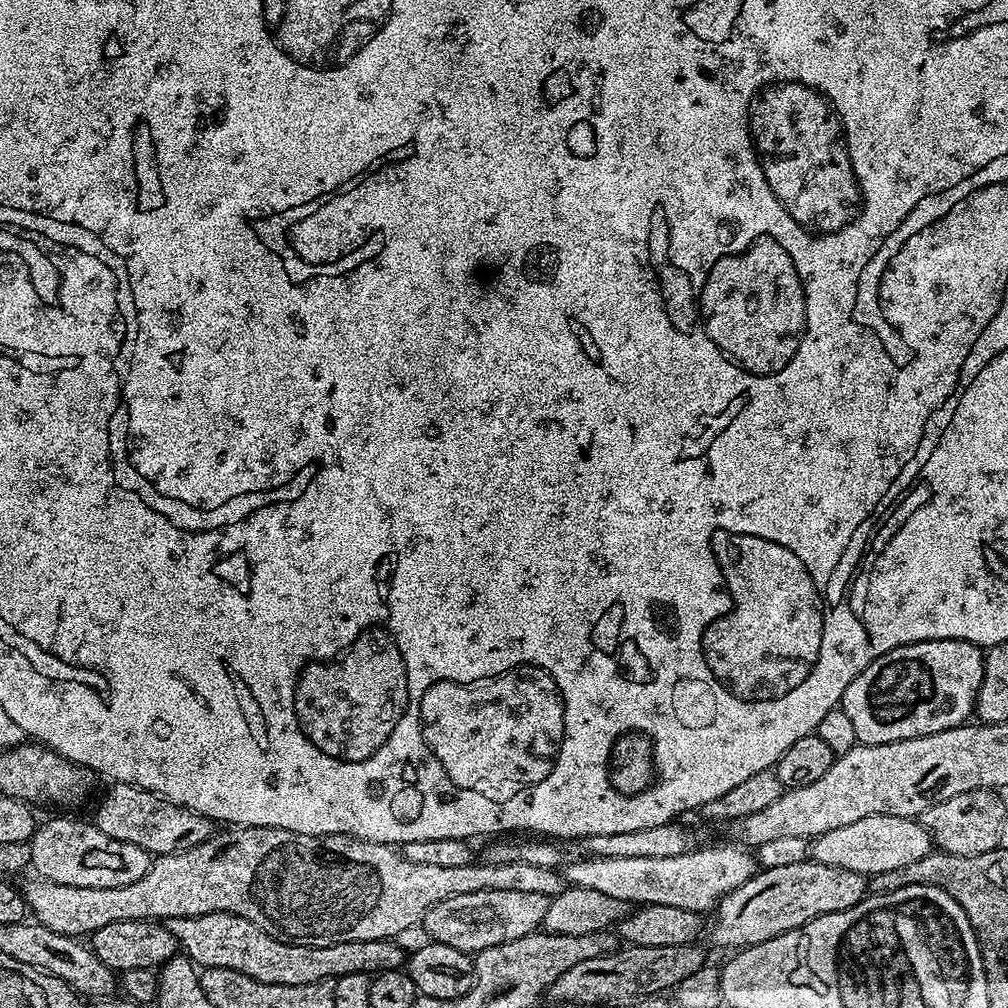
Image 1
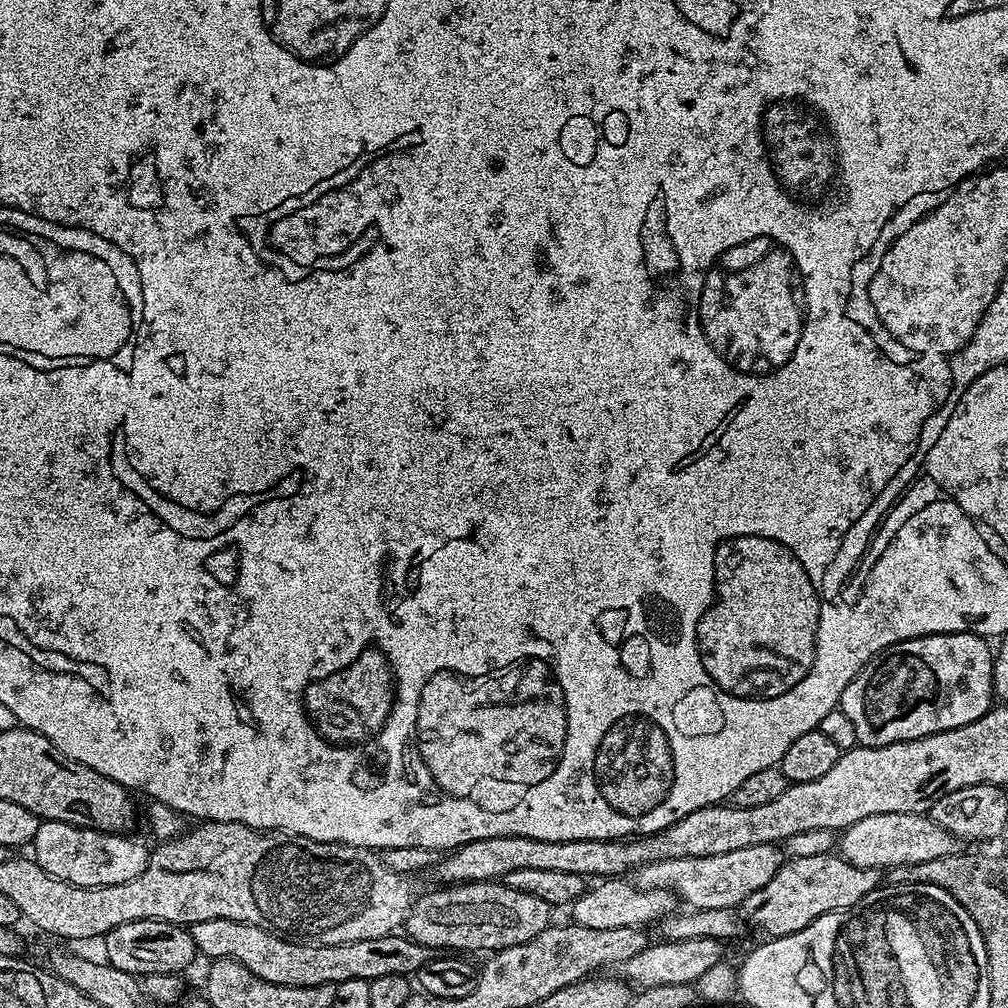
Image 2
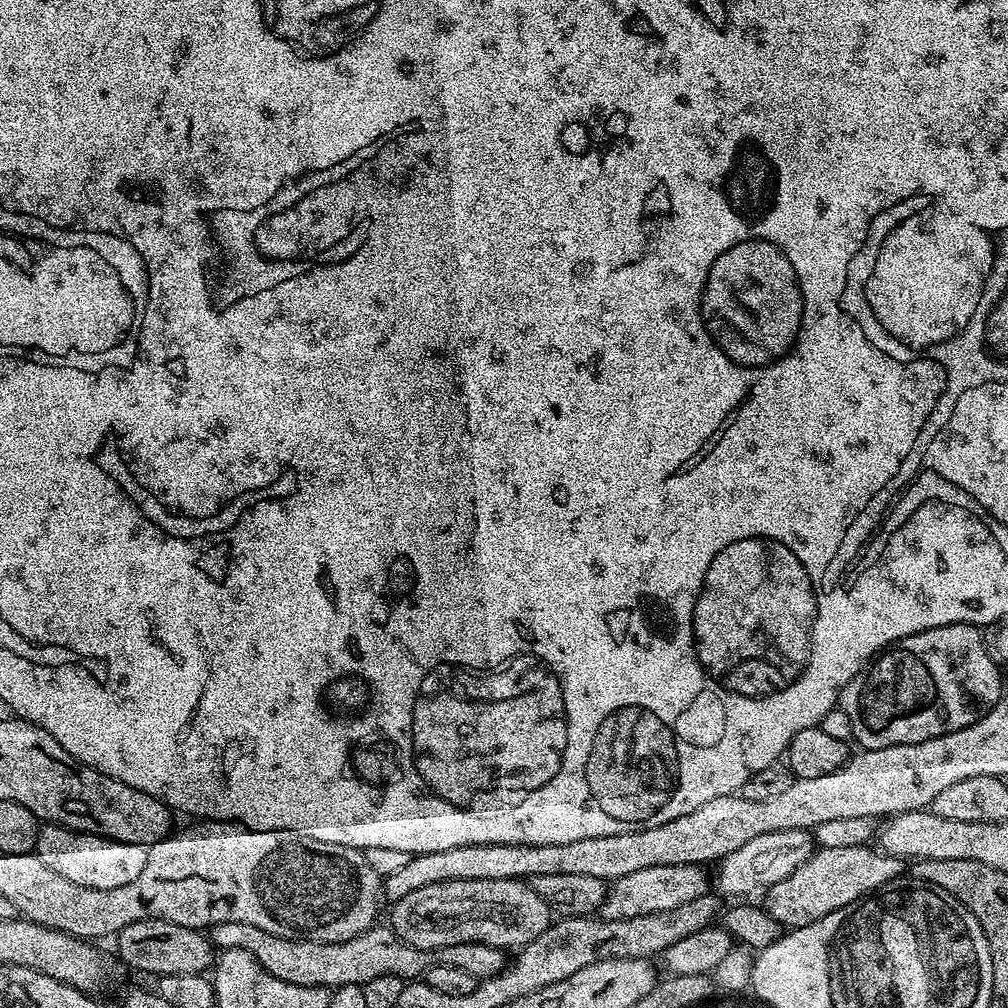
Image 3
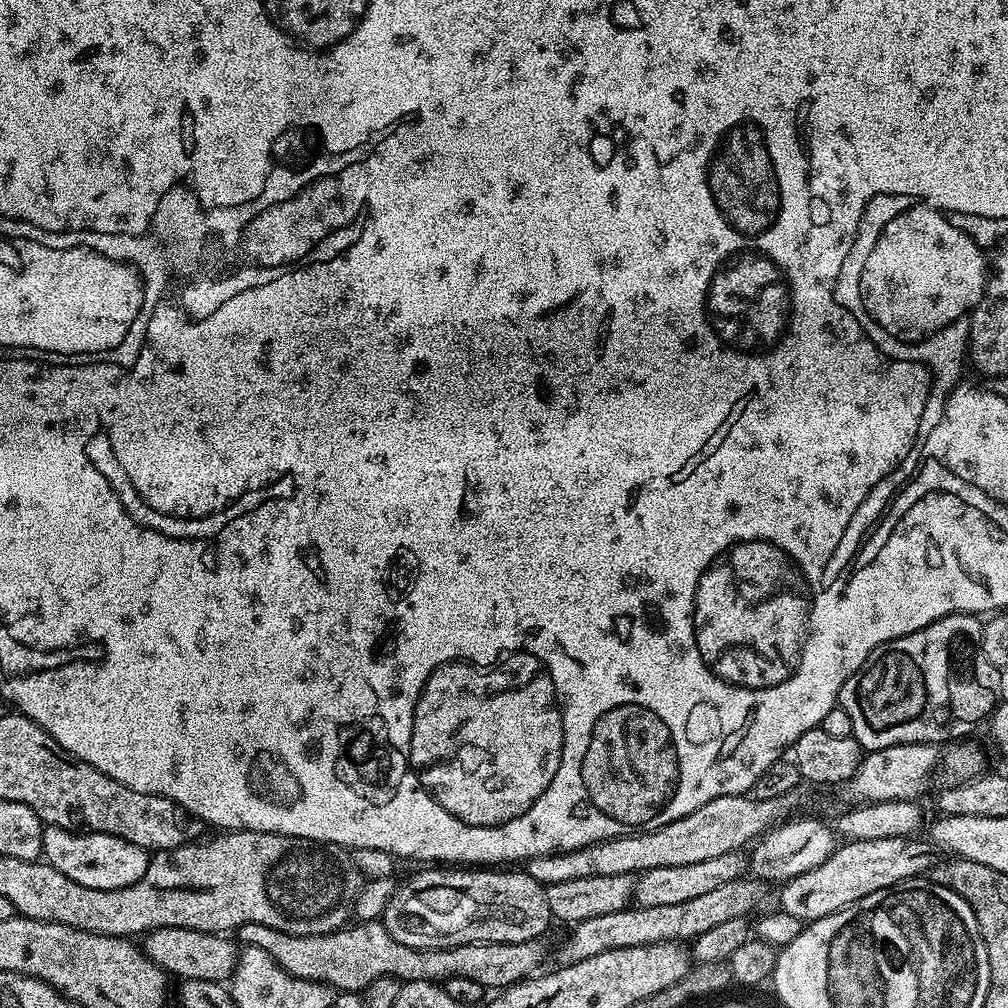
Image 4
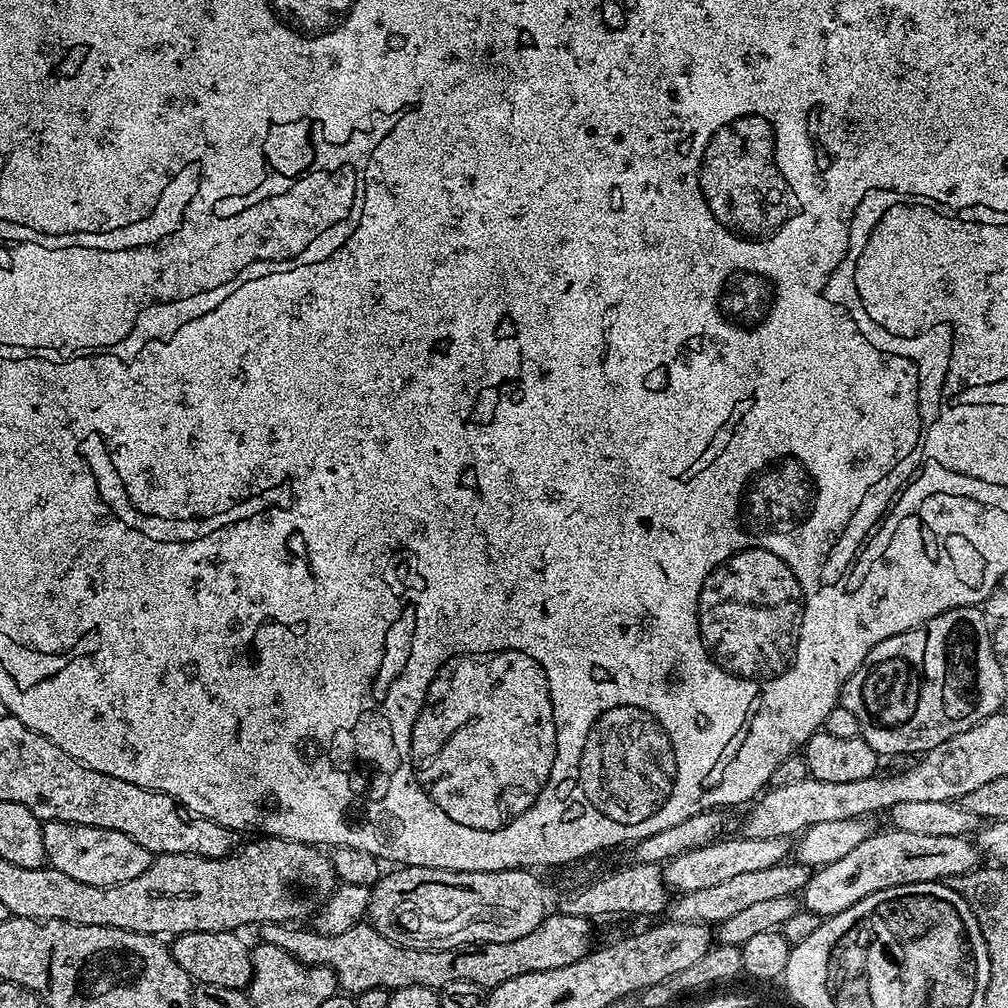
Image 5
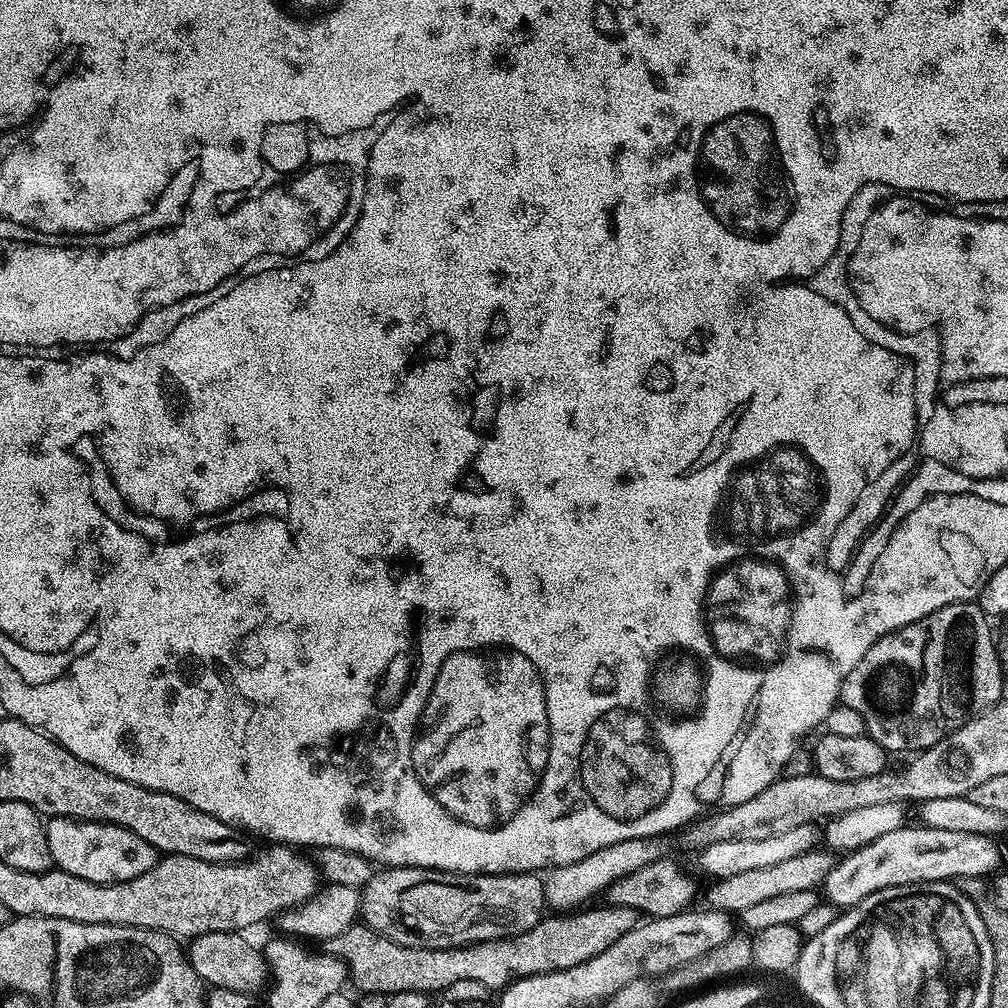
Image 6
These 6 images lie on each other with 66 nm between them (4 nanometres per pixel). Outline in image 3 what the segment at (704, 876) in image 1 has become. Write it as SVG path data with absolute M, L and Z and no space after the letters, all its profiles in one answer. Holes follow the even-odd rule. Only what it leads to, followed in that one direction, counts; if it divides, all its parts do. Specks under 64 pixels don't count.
M803 828L782 830L774 834L762 834L759 838L746 842L746 846L734 850L734 854L725 856L715 865L715 891L721 897L736 896L732 898L748 898L751 897L748 896L751 892L763 893L770 886L782 882L782 878L790 878L790 874L794 874L794 870L798 866L802 866L802 862L811 858L813 851L813 833Z

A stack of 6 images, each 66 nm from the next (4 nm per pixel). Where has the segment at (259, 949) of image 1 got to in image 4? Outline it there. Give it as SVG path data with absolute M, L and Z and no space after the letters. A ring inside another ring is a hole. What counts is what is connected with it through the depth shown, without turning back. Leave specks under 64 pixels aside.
M366 920L352 922L330 934L314 934L313 936L299 936L298 934L286 934L282 930L274 930L270 926L261 924L244 924L238 929L241 945L249 944L258 946L286 970L294 978L313 980L319 984L327 984L337 993L354 992L363 993L374 978L394 978L401 982L405 980L434 980L443 982L452 976L458 978L470 978L470 982L478 982L485 990L503 990L512 984L519 984L527 980L537 971L540 959L544 956L543 943L540 940L527 940L526 942L486 942L485 944L459 944L453 948L415 948L414 946L402 946L398 938L394 938L384 929L380 920Z

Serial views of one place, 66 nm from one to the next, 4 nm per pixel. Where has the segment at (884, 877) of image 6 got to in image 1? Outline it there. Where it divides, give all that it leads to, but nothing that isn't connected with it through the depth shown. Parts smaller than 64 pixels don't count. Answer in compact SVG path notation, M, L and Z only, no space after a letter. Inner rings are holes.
M811 858L802 862L794 862L794 866L774 866L757 871L752 879L747 880L738 890L726 894L714 909L716 921L711 921L712 940L720 948L732 948L731 950L743 950L752 948L767 940L778 938L795 928L806 926L814 918L822 914L834 914L838 910L846 910L863 900L869 891L869 881L862 874L854 870L842 870L833 864L820 864Z

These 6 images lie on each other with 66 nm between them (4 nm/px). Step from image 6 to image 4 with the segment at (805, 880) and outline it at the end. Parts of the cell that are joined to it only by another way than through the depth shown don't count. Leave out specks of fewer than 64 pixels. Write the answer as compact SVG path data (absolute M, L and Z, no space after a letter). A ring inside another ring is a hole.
M741 878L734 882L726 882L723 886L718 886L714 890L702 894L699 898L689 898L687 902L674 902L674 906L629 906L618 910L614 914L602 914L599 918L586 918L580 924L571 925L568 941L560 948L561 961L575 962L594 958L594 954L602 954L606 950L622 950L630 946L646 946L647 944L657 944L667 940L677 942L691 942L697 936L706 934L706 930L713 926L719 926L722 922L730 922L730 918L745 919L749 914L755 913L756 907L760 904L760 899L764 896L765 885L755 878Z

